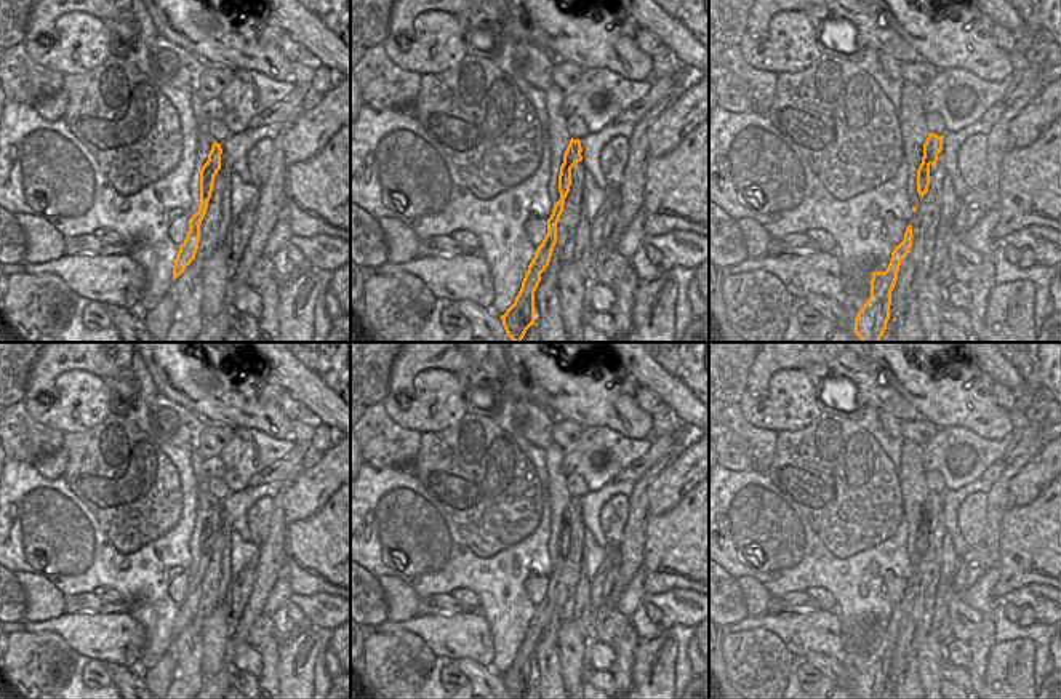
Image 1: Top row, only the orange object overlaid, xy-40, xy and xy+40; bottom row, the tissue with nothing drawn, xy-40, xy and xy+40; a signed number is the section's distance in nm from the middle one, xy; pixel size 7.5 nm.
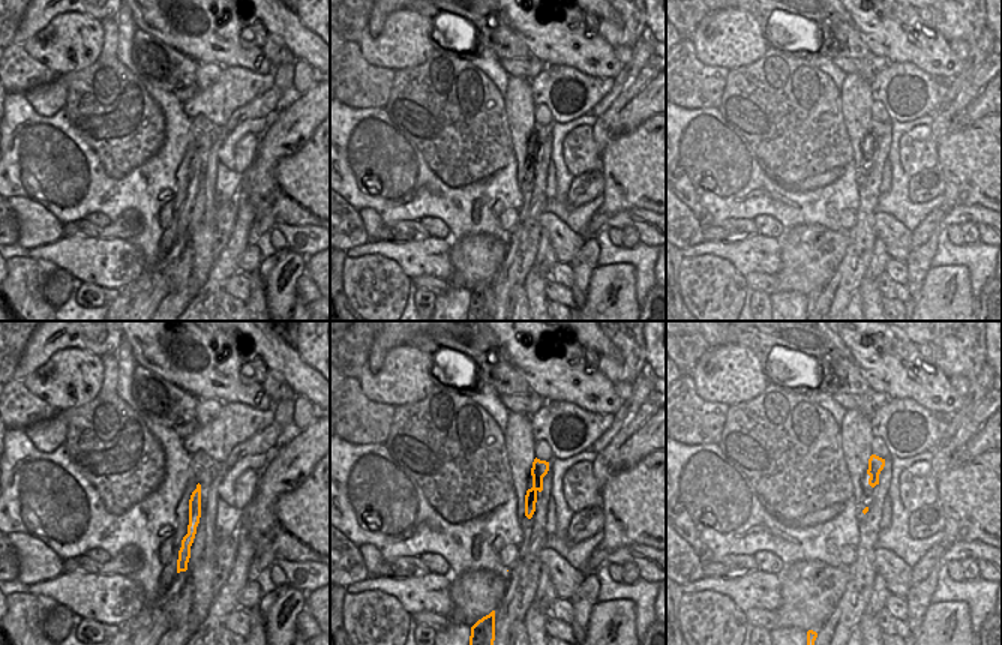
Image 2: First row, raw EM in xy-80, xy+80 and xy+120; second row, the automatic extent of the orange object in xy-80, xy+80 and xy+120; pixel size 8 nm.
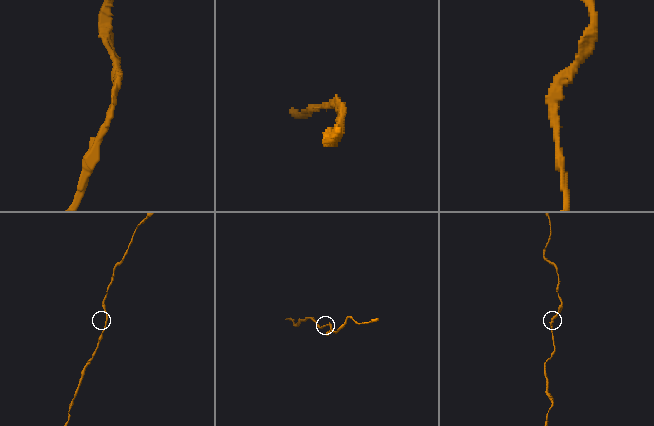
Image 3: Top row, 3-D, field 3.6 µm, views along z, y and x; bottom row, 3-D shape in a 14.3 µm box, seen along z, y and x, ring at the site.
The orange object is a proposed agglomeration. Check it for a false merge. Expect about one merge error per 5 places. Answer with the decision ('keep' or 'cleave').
keep

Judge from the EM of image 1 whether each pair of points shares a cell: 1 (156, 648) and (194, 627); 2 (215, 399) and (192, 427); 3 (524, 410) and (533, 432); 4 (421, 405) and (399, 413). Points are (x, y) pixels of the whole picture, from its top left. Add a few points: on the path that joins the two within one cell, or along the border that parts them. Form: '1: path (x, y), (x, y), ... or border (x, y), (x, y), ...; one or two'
1: border (173, 640), (167, 650); two
2: border (167, 399), (194, 411), (207, 423); two
3: path (527, 415), (533, 427); one
4: path (416, 410), (404, 413); one

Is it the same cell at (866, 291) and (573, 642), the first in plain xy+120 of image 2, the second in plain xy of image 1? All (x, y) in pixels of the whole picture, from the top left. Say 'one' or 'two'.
one

